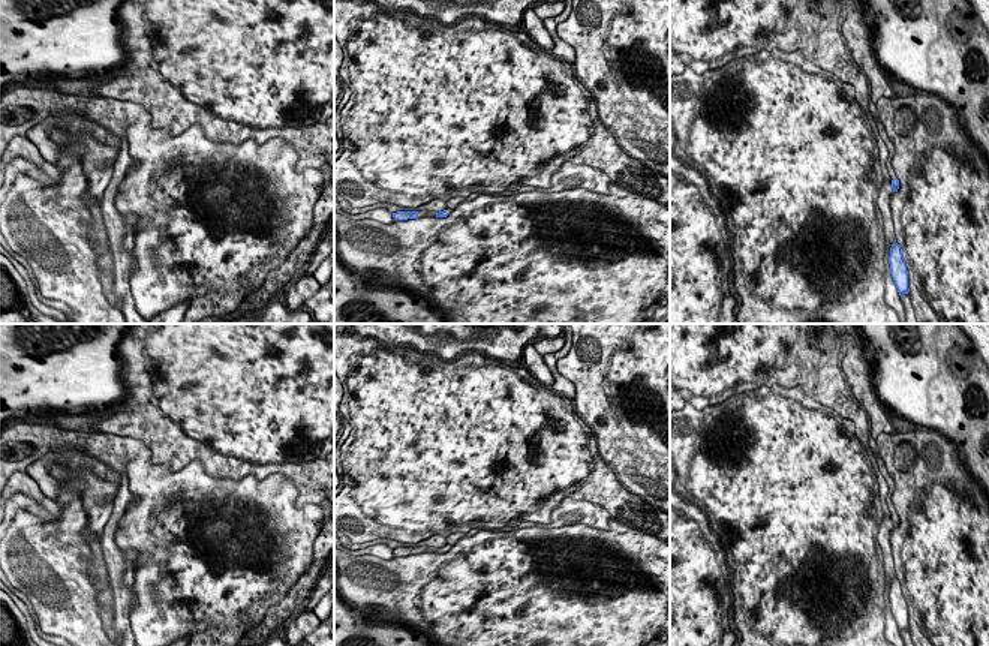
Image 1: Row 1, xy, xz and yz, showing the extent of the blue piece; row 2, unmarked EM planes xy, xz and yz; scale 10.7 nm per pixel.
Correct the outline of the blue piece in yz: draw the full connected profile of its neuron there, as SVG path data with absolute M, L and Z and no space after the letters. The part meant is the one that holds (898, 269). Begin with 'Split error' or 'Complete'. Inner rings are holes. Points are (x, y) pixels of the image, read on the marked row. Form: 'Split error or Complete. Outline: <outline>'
Complete. Outline: M896 240L890 247L889 264L890 264L890 274L896 283L899 295L902 297L904 294L908 294L910 292L908 271L907 271L907 265L902 256L902 249L896 243Z

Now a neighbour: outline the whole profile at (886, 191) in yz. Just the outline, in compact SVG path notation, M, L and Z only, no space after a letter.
M883 181L883 186L878 193L878 208L883 216L883 228L884 228L884 238L886 238L886 247L892 247L895 243L895 228L892 220L892 208L890 208L890 196L893 193L892 183Z

